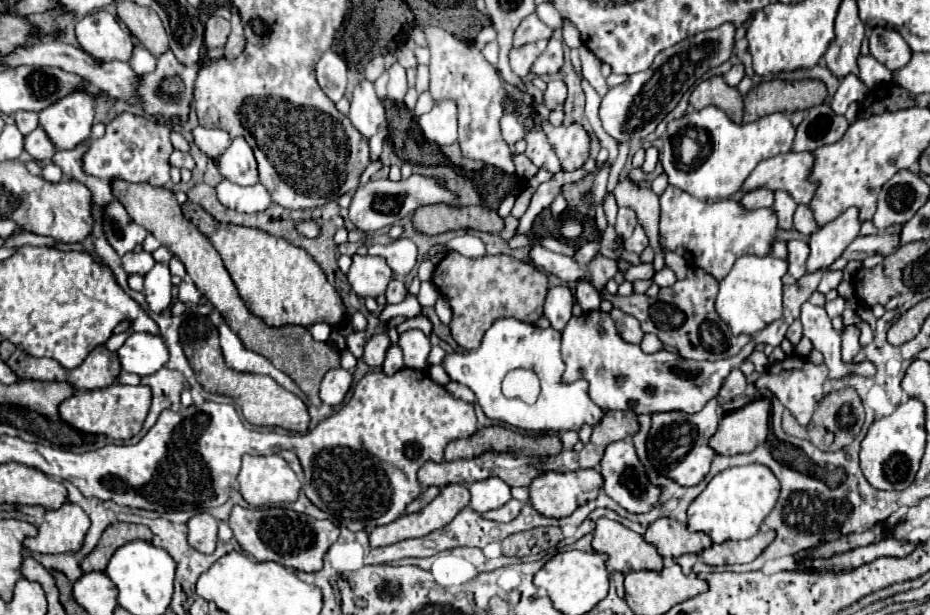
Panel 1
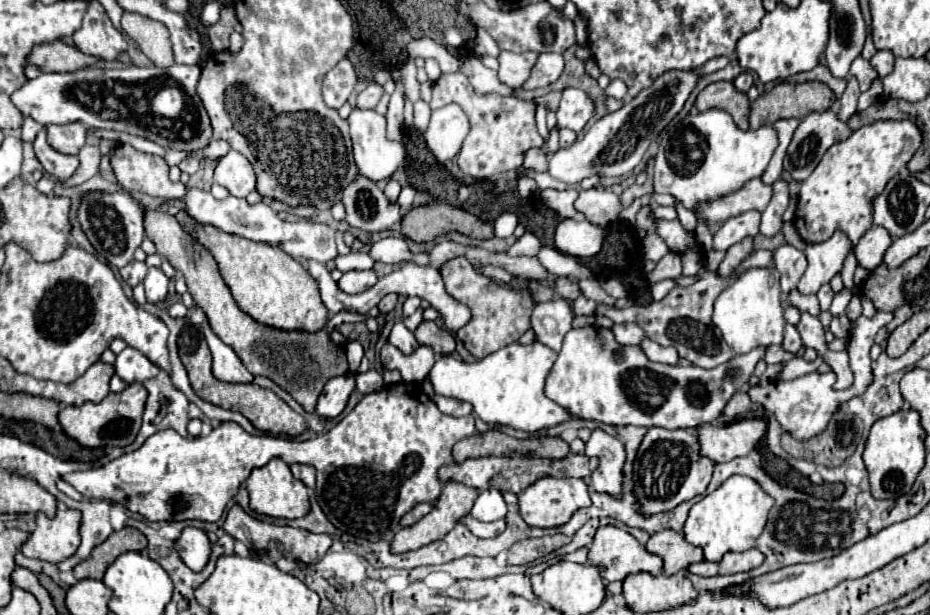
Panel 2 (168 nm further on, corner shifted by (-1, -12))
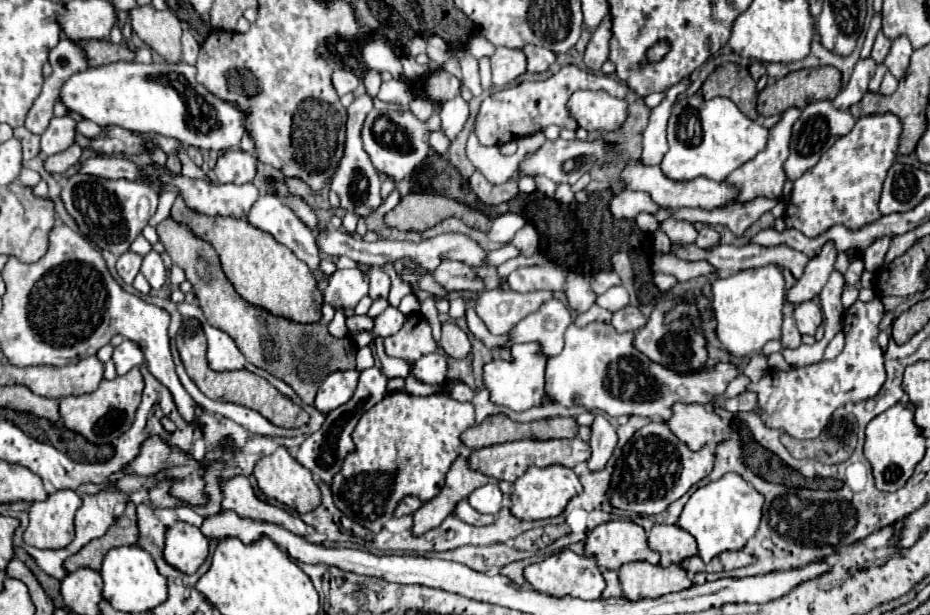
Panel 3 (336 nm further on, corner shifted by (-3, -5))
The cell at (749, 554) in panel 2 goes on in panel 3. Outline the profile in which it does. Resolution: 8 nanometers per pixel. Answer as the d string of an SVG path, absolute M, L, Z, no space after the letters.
M696 555L696 557L690 557L690 559L684 559L684 561L682 561L682 567L684 567L688 573L708 571L708 563L704 563L698 555Z

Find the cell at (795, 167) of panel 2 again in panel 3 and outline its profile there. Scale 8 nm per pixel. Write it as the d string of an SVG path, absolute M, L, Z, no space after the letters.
M816 101L816 103L808 103L802 111L802 115L798 117L798 121L794 123L792 129L792 141L790 141L790 157L784 163L786 175L790 181L796 181L798 177L802 177L806 171L810 171L818 159L834 145L836 139L840 139L842 135L850 133L854 127L856 119L846 113L840 111L832 105L832 101Z

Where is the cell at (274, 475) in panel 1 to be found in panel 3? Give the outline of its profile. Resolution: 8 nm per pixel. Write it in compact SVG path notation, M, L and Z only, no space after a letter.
M278 447L272 455L262 457L256 463L256 467L254 467L254 477L258 481L260 491L266 497L276 499L276 501L288 505L292 511L296 511L300 515L302 513L308 513L308 511L312 511L312 509L316 509L320 505L320 489L314 483L310 471L304 469L284 447Z

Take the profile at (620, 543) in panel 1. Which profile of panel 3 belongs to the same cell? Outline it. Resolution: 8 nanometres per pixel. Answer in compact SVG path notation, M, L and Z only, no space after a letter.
M608 521L598 525L586 539L584 553L596 557L600 569L618 571L624 563L658 563L660 555L648 547L646 531L632 521Z

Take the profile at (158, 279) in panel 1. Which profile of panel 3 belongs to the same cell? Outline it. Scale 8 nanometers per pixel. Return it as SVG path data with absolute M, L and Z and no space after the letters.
M150 251L144 257L144 261L142 261L142 275L148 279L152 289L160 289L164 285L168 271L166 271L166 267L162 263L162 257L156 251Z

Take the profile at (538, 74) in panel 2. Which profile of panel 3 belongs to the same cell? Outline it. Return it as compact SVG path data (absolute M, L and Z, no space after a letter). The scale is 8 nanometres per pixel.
M528 45L526 53L528 53L528 71L530 73L544 73L556 61L556 55L546 47Z

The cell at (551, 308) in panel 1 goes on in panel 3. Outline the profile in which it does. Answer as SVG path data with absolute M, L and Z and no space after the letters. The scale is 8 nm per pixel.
M550 299L542 303L542 307L528 317L524 317L512 331L510 331L510 341L506 347L512 343L528 343L528 341L538 341L542 343L542 351L546 355L558 355L562 351L562 335L566 327L572 323L570 309L558 301Z

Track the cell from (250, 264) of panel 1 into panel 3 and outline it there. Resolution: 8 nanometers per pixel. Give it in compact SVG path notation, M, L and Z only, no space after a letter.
M180 195L172 205L172 219L176 223L186 223L194 235L214 245L226 277L230 279L238 295L244 297L248 303L258 305L272 315L298 323L314 323L322 319L324 297L316 285L316 277L306 267L306 263L302 263L286 245L278 243L270 233L252 227L244 219L208 217L190 211Z

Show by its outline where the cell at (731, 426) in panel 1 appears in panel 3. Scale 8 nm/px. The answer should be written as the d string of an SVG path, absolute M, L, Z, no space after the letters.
M692 403L692 405L674 405L672 419L666 421L668 427L682 439L692 451L700 451L708 443L722 443L726 433L732 433L734 427L724 423L714 411Z

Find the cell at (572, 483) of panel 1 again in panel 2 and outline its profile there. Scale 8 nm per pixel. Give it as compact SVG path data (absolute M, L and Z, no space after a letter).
M540 478L518 494L518 512L528 526L536 528L554 528L570 520L570 516L584 506L590 506L588 486L582 478Z

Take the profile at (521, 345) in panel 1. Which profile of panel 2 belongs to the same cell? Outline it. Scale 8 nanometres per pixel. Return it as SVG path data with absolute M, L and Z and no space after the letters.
M514 342L474 364L466 364L452 356L440 356L428 374L428 382L436 394L470 402L476 416L490 426L512 426L516 430L536 432L572 418L562 406L544 394L544 382L556 356L558 354L552 348L540 342L532 342L528 346Z

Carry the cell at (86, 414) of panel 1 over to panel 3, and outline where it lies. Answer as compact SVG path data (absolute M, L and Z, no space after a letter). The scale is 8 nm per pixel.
M134 367L124 377L116 377L112 381L104 379L94 393L80 395L80 397L64 397L60 401L60 415L70 431L84 435L90 443L96 445L110 443L132 427L136 409L142 399L142 391L144 391L144 379L140 375L140 369Z

